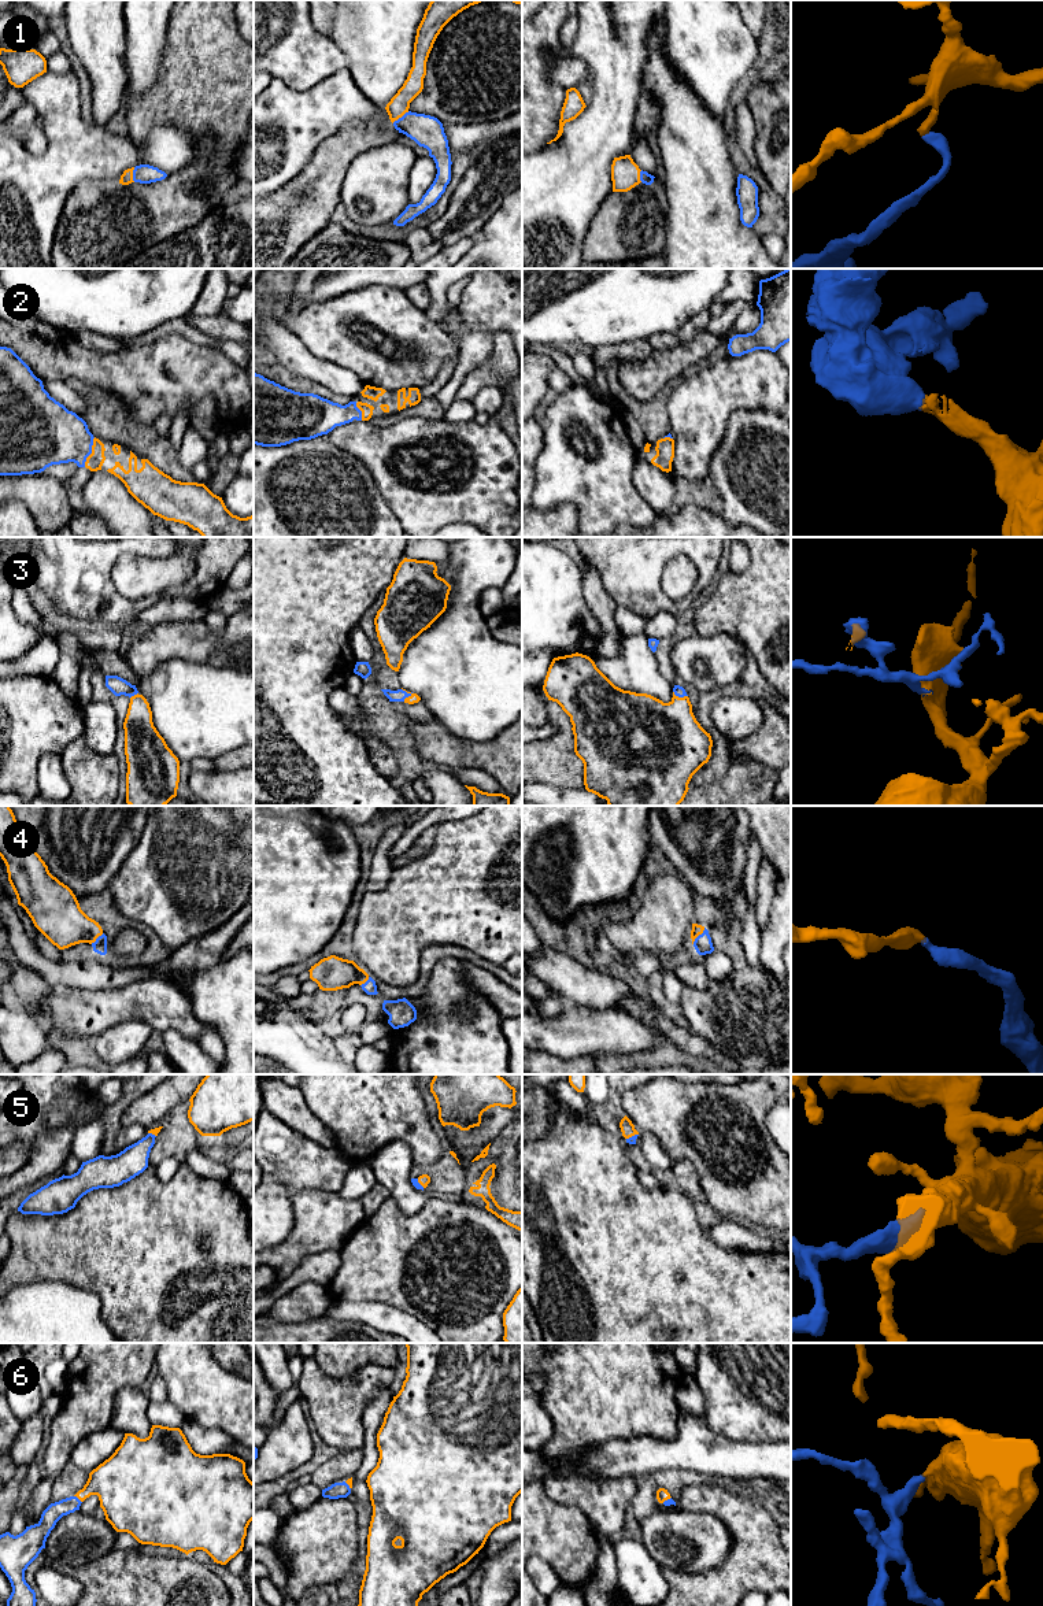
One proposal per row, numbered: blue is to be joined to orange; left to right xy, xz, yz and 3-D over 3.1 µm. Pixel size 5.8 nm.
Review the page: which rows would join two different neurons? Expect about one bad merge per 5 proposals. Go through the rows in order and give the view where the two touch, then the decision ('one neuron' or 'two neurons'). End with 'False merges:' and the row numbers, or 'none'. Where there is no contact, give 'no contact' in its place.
1: meets orange in xz; one neuron
2: meets orange in xy; one neuron
3: meets orange in xz; one neuron
4: meets orange in yz; one neuron
5: meets orange in yz; one neuron
6: meets orange in xy; one neuron
False merges: none

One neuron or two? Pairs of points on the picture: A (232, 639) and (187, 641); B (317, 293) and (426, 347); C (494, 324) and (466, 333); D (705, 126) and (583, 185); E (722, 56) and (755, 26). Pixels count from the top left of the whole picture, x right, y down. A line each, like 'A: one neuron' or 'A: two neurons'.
A: one neuron
B: two neurons
C: two neurons
D: two neurons
E: two neurons

